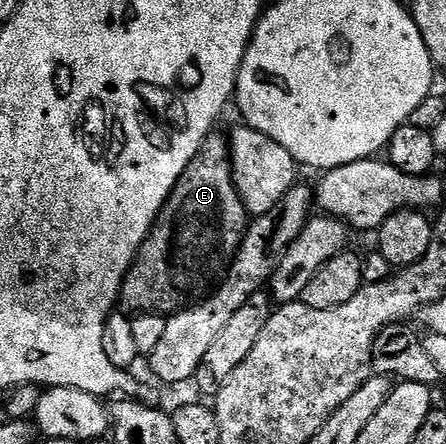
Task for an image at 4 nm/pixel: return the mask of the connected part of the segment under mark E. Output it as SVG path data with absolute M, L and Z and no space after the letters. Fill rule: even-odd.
M213 131L185 167L159 218L152 223L123 280L118 308L128 315L170 315L207 300L226 277L248 224L249 214L233 179L228 138Z

